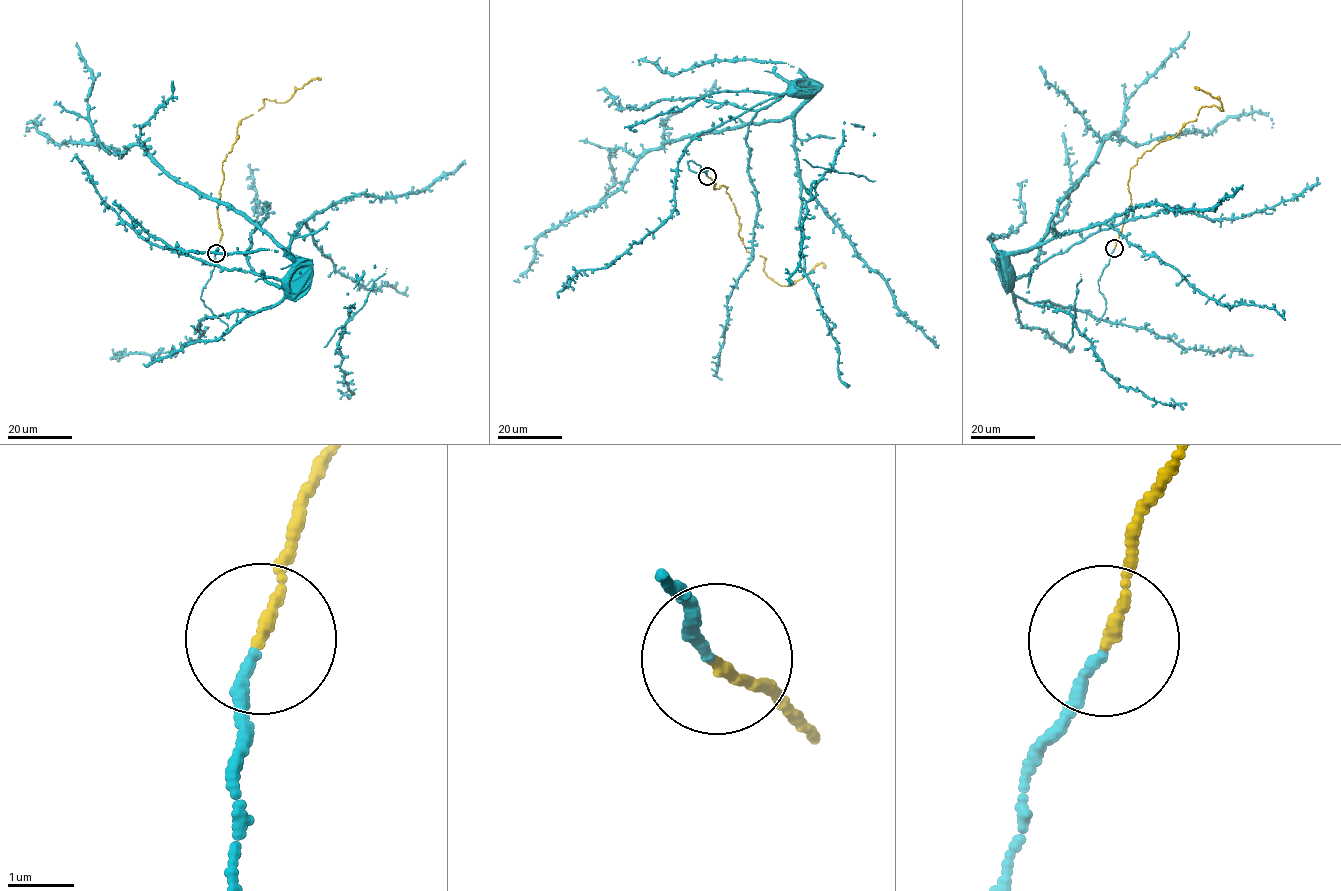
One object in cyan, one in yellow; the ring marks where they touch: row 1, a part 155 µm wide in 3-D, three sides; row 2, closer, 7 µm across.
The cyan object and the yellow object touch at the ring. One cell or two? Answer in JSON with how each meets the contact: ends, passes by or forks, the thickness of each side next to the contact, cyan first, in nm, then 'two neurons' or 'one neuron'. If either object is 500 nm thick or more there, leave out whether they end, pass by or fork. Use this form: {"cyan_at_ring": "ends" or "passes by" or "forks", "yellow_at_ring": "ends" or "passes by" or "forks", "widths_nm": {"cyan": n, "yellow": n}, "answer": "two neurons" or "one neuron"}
{"cyan_at_ring": "ends", "yellow_at_ring": "ends", "widths_nm": {"cyan": 160, "yellow": 170}, "answer": "one neuron"}

